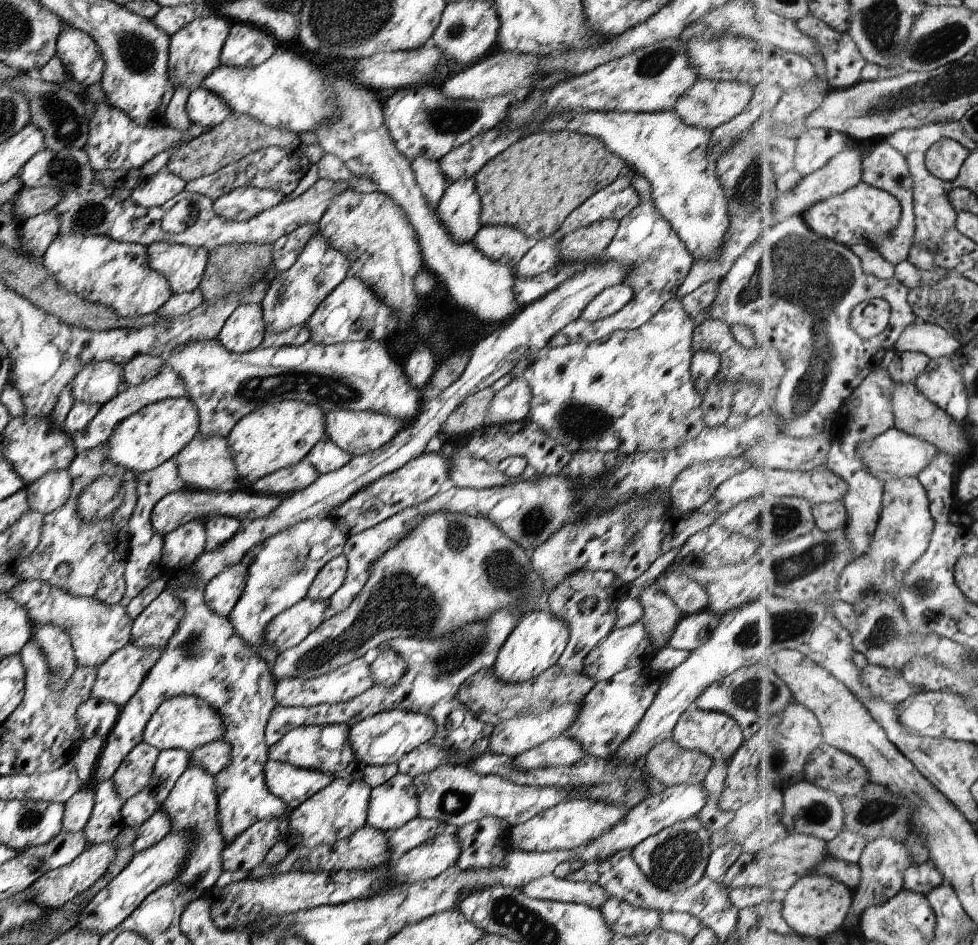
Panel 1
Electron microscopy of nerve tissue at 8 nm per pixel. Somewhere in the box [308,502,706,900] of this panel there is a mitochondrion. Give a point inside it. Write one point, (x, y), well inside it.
(461, 651)

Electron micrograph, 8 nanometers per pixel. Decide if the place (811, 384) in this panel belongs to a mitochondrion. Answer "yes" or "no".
yes

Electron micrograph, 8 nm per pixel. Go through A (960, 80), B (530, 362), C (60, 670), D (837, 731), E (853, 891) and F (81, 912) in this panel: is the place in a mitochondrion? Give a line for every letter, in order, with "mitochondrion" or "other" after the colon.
A: mitochondrion
B: other
C: mitochondrion
D: other
E: other
F: other

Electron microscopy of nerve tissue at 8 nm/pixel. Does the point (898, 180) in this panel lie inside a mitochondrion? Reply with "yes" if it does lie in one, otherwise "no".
yes

